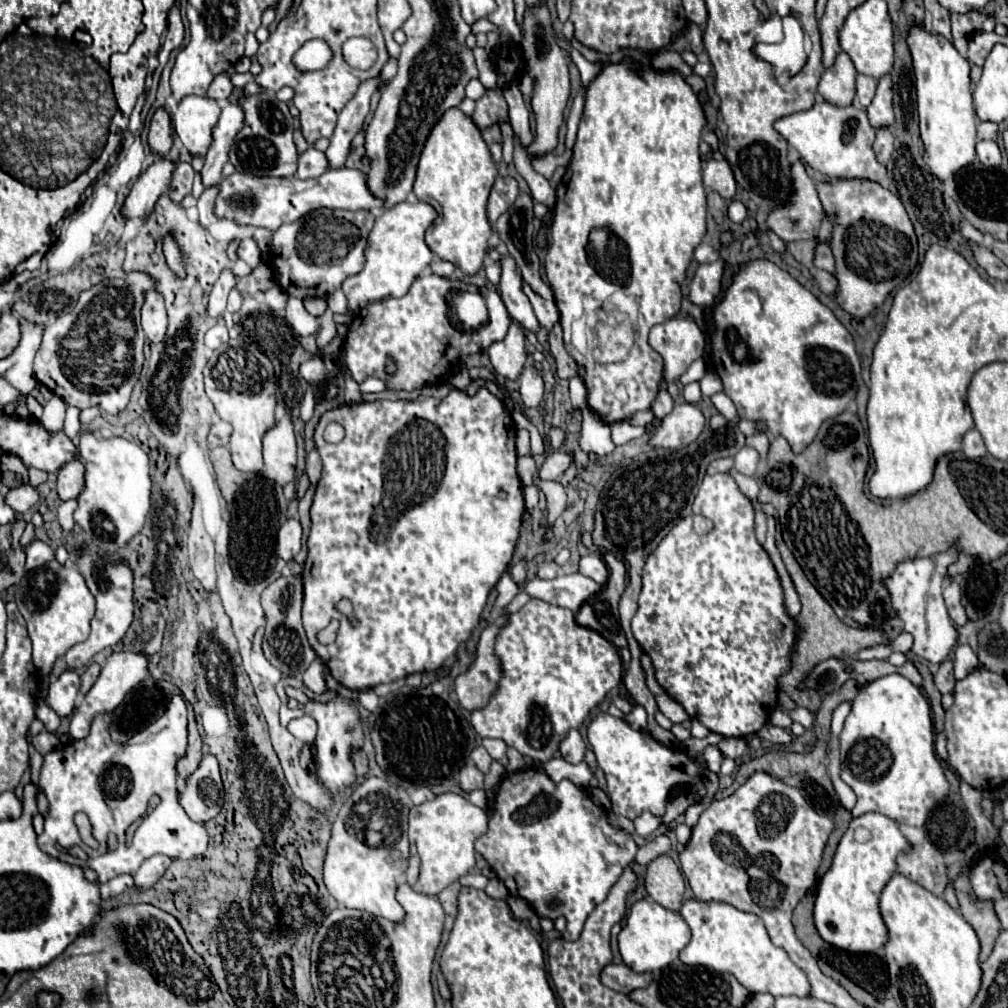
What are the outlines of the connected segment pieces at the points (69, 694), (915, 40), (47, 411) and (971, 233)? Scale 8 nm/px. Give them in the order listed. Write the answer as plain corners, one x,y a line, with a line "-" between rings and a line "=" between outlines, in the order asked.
66,669
56,681
50,683
46,703
56,711
60,719
68,717
74,711
78,699
78,687
80,687
80,677
72,669
=
912,25
906,43
912,53
916,75
924,161
928,161
936,177
946,181
948,175
970,165
976,157
976,113
970,91
970,65
946,37
928,31
924,25
=
52,397
46,405
44,405
44,415
40,417
42,425
48,431
60,431
64,425
64,415
66,415
66,403
60,397
=
961,221
959,223
959,229
960,232
962,233
963,237
967,240
973,240
977,244
980,244
982,242
981,240
981,232
978,231
976,228
971,226
968,222
966,221

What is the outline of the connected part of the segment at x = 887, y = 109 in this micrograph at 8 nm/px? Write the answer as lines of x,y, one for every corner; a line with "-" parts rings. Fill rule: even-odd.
884,75
878,79
876,95
868,107
868,119
872,127
890,127
894,123
892,113
892,77

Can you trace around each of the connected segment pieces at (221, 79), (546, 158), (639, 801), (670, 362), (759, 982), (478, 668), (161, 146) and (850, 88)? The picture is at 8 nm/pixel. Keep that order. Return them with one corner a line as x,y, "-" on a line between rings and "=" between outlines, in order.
220,73
214,77
214,81
210,83
208,87
208,97
210,99
216,99
220,103
224,103
228,99
228,95
232,93
232,81
230,81
230,75
228,73
=
566,151
562,157
556,157
552,153
544,153
544,155
532,155
532,167
538,173
552,173
558,165
568,165
570,161
570,151
=
598,713
588,725
588,741
596,753
598,767
606,775
608,797
612,801
612,811
630,819
636,819
642,811
652,811
656,815
664,815
664,807
674,785
692,785
700,779
704,767
710,771
720,771
722,755
716,747
706,747
704,763
698,765
684,751
672,751
670,747
662,747
648,733
634,731
624,719
616,719
608,713
=
674,317
652,329
650,345
664,359
664,379
678,381
690,363
702,357
706,337
692,319
=
686,899
680,907
682,919
692,929
692,941
680,951
680,961
686,965
704,965
720,973
732,973
750,993
772,993
808,997
810,983
802,969
798,969
784,949
772,945
764,921
740,911
724,901
=
500,617
494,625
488,625
482,631
476,645
474,661
470,663
466,673
454,679
454,689
458,693
460,705
468,711
482,709
488,703
488,697
492,697
492,689
496,689
496,681
500,679
500,667
496,665
496,657
492,657
492,649
496,629
500,629
504,621
508,621
508,617
=
158,109
150,121
148,145
156,157
164,157
172,147
172,119
166,109
=
840,51
834,65
828,67
818,83
818,93
834,105
850,105
854,99
856,67
848,53

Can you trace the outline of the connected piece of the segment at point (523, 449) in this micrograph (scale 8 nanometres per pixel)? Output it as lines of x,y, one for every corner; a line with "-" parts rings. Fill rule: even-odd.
525,429
516,431
516,451
518,456
530,453
530,435
528,435
528,431

